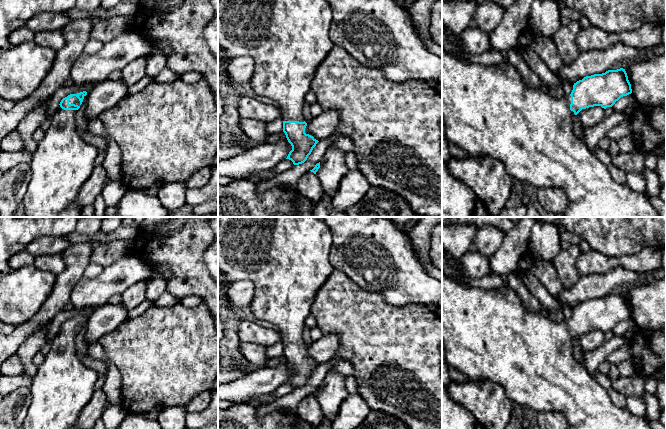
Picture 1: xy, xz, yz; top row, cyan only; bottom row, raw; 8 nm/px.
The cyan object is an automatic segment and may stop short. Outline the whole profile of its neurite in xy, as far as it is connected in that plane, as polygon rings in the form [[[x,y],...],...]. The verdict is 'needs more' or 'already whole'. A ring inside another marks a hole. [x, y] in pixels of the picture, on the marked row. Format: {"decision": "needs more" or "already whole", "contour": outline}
{"decision": "needs more", "contour": [[[86,91],[63,98],[51,115],[44,138],[37,143],[31,159],[31,179],[23,197],[23,217],[80,217],[82,207],[77,196],[95,167],[98,149],[86,142],[76,130],[75,115]]]}

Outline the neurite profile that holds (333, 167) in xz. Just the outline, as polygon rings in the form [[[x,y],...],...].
[[[329,147],[320,161],[316,175],[327,194],[335,194],[343,176],[349,170],[345,162],[345,154],[335,147]]]

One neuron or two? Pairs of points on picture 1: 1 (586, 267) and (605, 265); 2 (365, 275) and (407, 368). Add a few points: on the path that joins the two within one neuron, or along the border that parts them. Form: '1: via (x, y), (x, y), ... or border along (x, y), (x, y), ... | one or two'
1: via (591, 265), (600, 265) | one
2: border along (351, 280), (363, 288), (378, 292), (392, 304) | two

